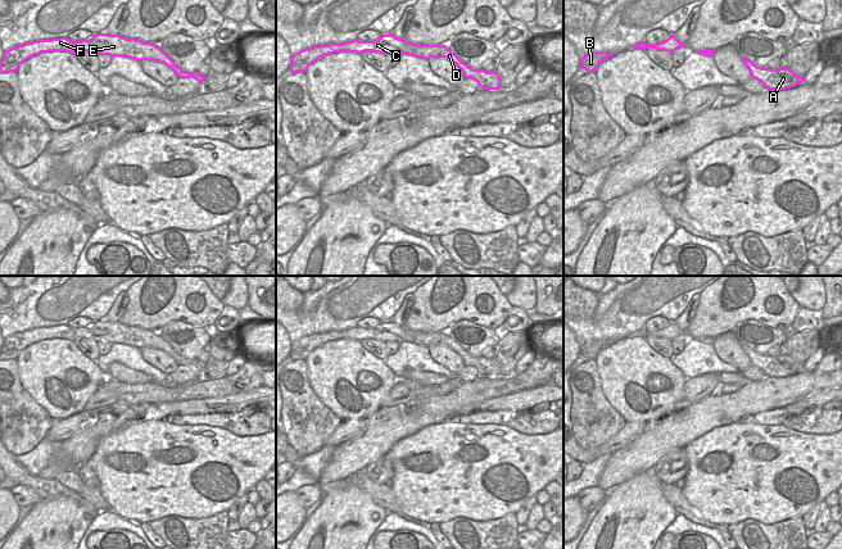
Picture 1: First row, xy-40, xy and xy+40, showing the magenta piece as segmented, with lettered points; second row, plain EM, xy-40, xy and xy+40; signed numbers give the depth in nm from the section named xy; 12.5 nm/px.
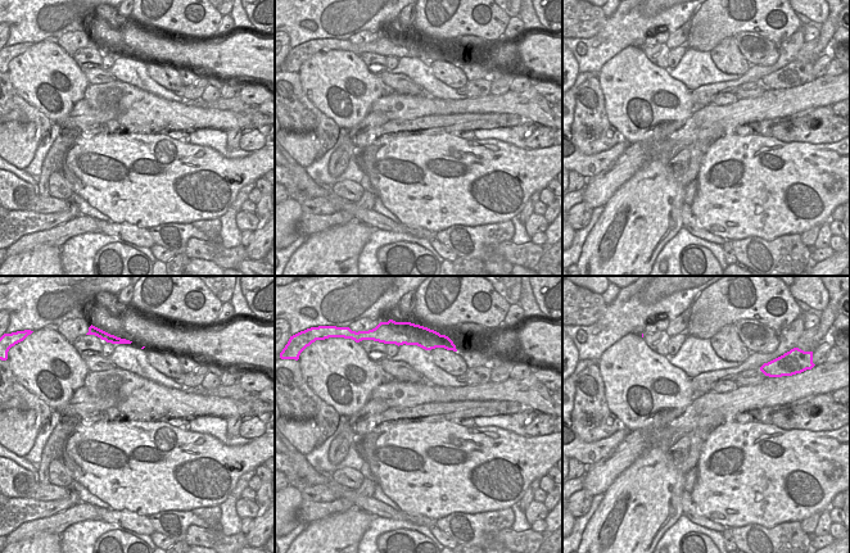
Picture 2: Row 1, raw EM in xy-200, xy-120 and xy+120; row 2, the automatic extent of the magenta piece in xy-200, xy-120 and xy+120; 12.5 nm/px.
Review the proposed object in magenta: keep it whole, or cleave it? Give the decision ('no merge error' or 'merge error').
no merge error

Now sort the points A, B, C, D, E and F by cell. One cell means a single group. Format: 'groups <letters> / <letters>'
groups A B C D E F

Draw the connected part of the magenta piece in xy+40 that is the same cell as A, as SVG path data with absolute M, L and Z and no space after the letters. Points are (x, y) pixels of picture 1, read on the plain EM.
M742 344L743 351L748 355L751 364L760 368L766 377L786 377L803 369L803 364L797 363L789 355L769 357L753 351Z

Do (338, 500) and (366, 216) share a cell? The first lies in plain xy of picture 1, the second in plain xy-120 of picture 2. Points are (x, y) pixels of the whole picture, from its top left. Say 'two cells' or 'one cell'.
two cells

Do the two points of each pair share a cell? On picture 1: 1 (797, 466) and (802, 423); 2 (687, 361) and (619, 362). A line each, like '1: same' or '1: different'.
1: different
2: different

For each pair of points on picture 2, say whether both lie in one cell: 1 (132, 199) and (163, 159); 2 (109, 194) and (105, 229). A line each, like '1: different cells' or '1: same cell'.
1: same cell
2: different cells

